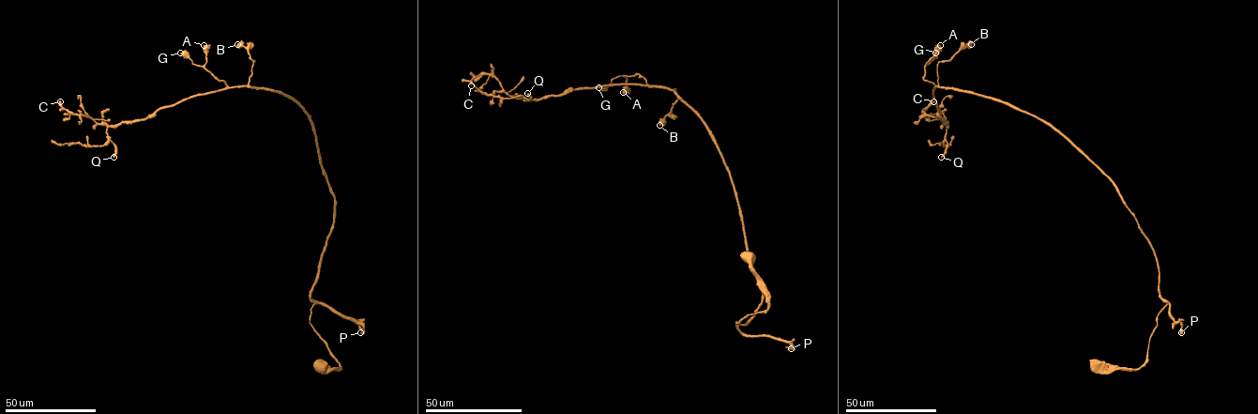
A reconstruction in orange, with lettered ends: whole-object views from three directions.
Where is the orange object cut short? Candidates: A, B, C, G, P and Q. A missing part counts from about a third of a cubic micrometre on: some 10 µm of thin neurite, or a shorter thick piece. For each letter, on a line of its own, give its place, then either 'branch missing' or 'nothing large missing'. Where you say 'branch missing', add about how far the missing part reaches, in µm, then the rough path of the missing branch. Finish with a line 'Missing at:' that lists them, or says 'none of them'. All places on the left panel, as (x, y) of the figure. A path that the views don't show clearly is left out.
A: (204, 45) | nothing large missing
B: (237, 44) | nothing large missing
C: (60, 101) | branch missing | 20 µm | (60, 101), (59, 95), (45, 101)
G: (180, 53) | nothing large missing
P: (360, 332) | nothing large missing
Q: (113, 157) | nothing large missing
Missing at: C

